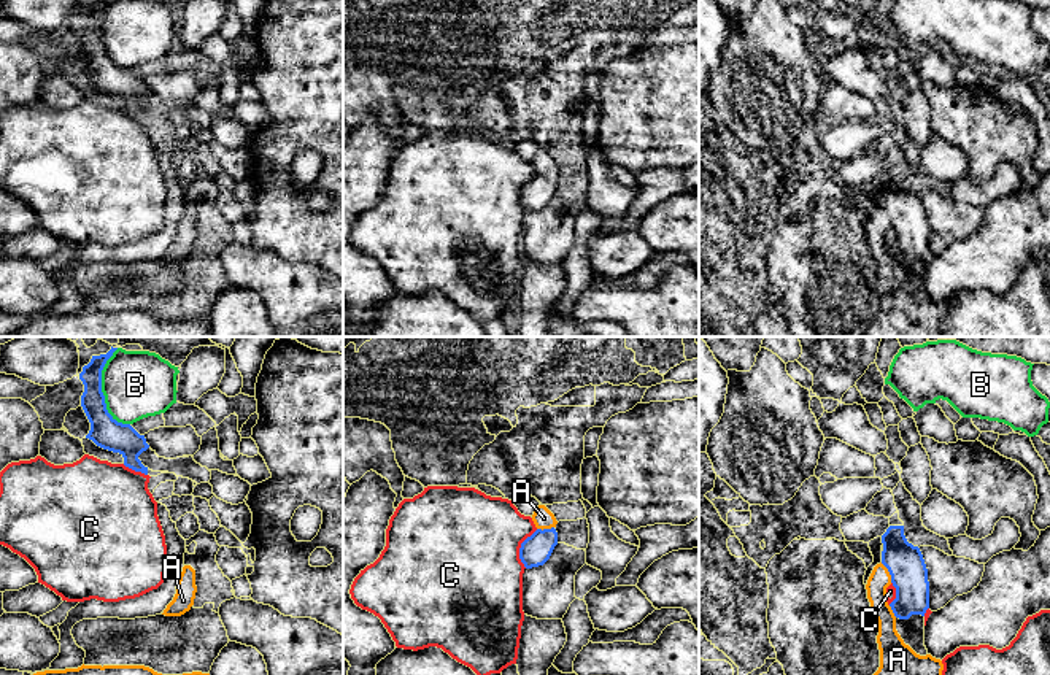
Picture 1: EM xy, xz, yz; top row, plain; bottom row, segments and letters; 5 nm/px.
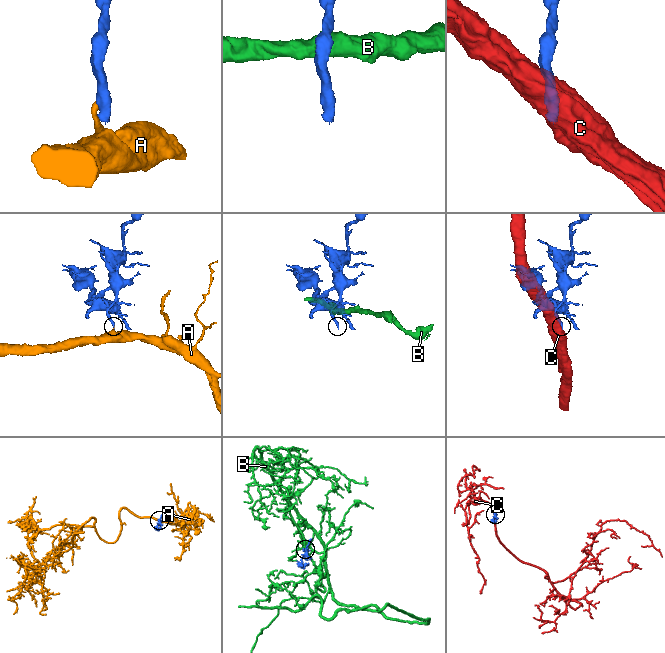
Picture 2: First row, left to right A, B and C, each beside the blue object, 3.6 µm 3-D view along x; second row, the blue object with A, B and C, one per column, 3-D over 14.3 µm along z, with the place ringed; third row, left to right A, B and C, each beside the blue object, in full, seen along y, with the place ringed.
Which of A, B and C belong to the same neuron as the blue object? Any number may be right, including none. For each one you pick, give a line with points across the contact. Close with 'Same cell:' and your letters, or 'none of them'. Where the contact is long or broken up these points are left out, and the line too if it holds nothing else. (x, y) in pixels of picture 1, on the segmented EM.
A: runs through yz (909, 575), (904, 570), (888, 570), (880, 578)
Same cell: A

